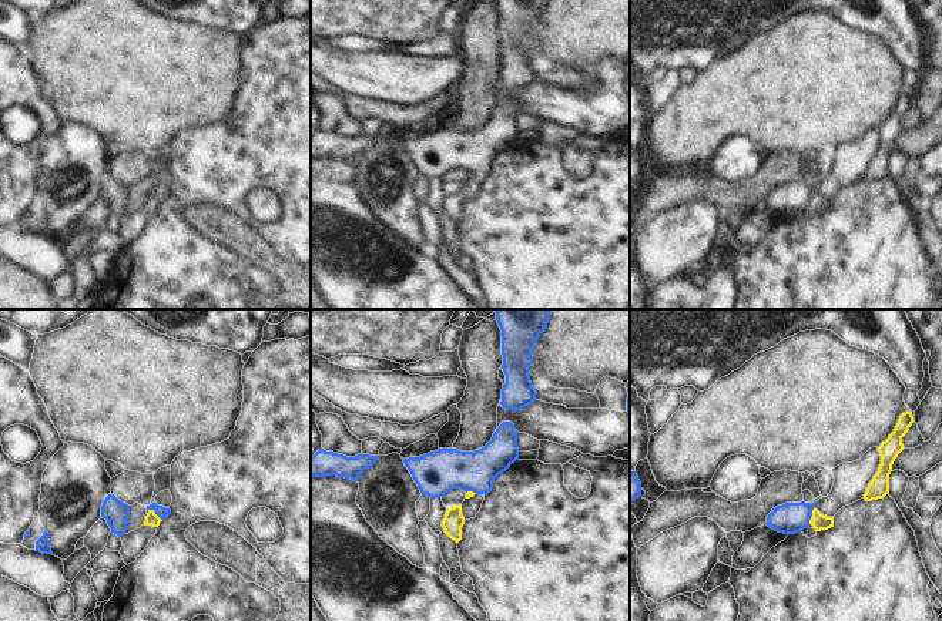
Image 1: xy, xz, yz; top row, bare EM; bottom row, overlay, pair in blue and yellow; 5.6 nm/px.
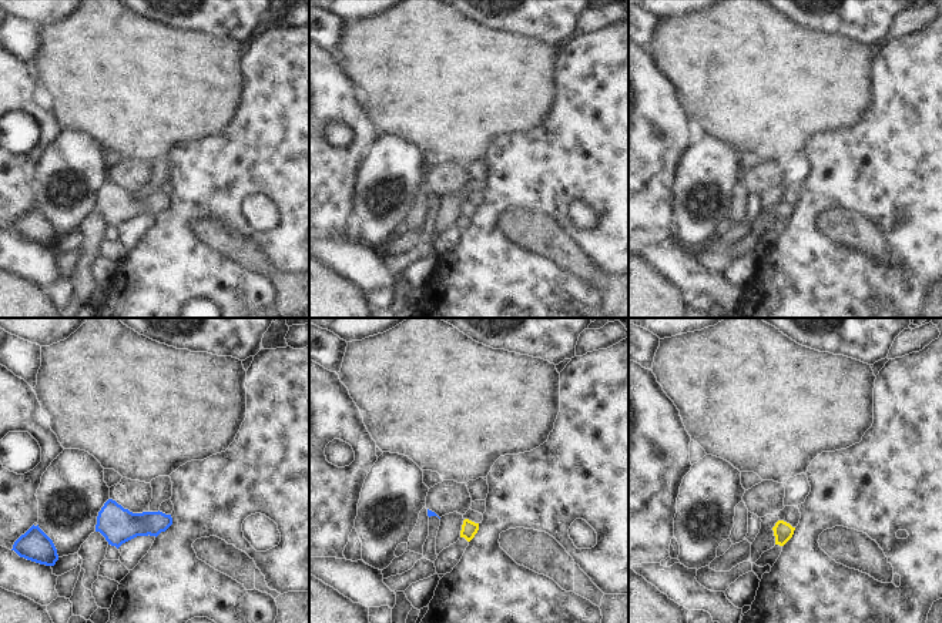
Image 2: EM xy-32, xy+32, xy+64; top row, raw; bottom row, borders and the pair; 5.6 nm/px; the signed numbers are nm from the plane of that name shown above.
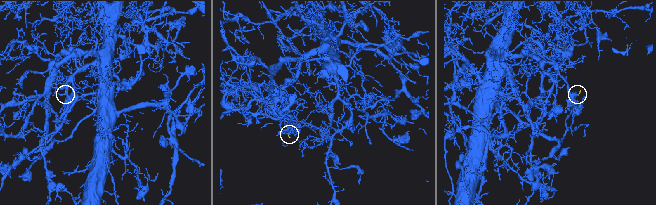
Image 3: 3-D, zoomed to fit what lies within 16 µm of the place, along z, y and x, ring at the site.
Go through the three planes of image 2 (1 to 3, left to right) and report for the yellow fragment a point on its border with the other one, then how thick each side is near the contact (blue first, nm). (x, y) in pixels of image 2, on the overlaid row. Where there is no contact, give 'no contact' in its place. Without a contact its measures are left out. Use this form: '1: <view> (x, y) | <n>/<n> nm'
1: no contact
2: no contact
3: no contact

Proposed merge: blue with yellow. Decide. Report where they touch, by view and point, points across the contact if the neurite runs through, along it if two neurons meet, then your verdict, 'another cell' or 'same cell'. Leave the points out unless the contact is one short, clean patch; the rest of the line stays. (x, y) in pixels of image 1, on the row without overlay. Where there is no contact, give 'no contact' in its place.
contact xy (156, 194); border xy (147, 191), (153, 191), (161, 201); another cell

